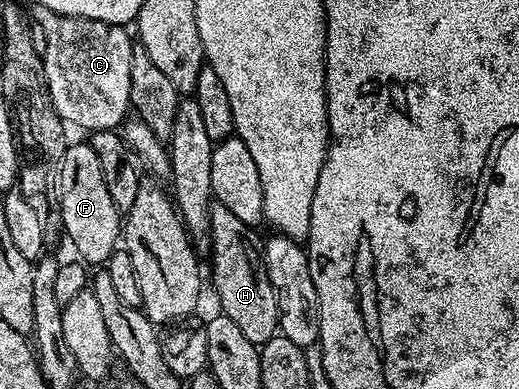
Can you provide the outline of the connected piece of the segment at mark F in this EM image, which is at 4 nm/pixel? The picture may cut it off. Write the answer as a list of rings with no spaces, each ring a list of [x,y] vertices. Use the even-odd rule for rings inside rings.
[[[81,140],[74,146],[73,143],[66,145],[59,165],[61,165],[59,195],[62,208],[61,226],[77,249],[76,257],[86,264],[108,263],[109,257],[118,249],[119,239],[123,234],[123,214],[115,208],[111,195],[107,193],[107,180],[103,176],[103,168],[99,165],[99,156],[95,156],[95,148],[91,148],[88,141]]]

